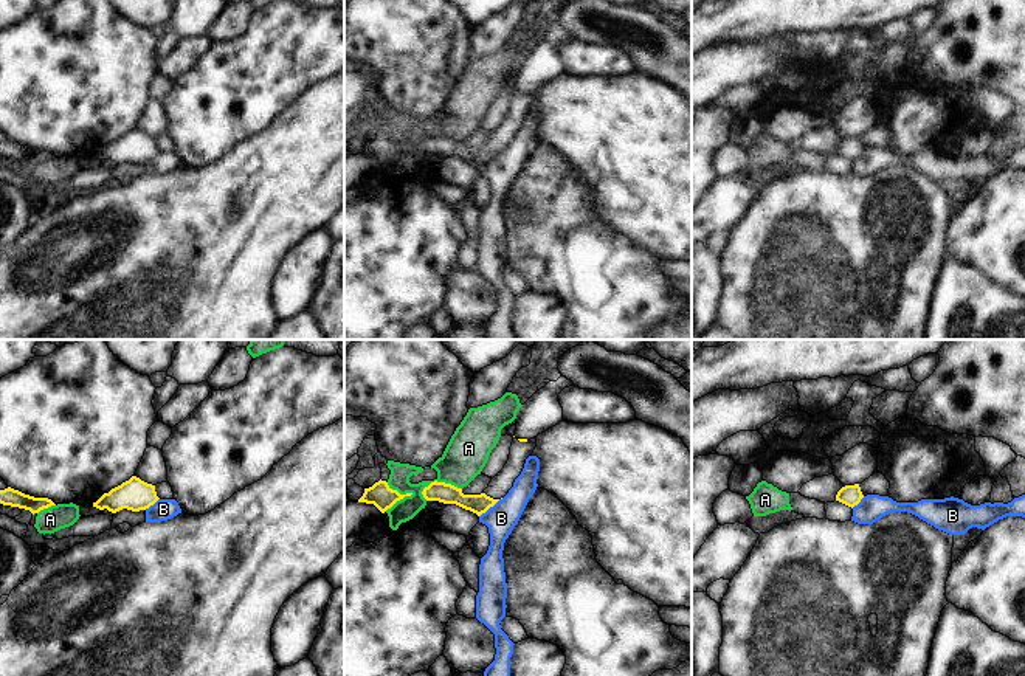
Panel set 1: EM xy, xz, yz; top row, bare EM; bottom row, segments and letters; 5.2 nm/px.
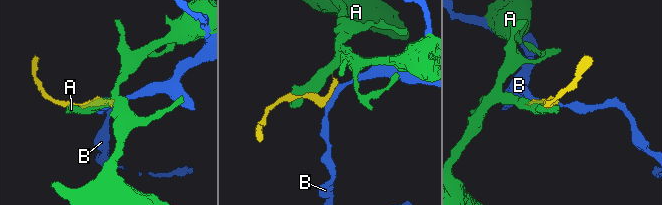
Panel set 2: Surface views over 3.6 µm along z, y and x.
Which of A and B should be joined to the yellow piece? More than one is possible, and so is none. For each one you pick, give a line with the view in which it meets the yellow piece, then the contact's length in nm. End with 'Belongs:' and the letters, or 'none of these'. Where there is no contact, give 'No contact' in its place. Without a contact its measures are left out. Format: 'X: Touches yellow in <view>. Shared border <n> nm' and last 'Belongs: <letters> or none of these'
Belongs: none of these.

